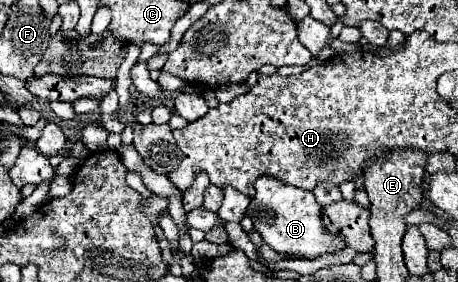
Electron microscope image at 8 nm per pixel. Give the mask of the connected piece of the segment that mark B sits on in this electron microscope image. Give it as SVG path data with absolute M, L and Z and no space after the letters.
M260 177L256 181L256 195L252 197L246 215L252 219L254 229L262 235L264 243L290 259L316 259L320 255L346 249L344 237L340 233L332 235L324 227L322 207L316 203L312 191L282 185L272 177Z

